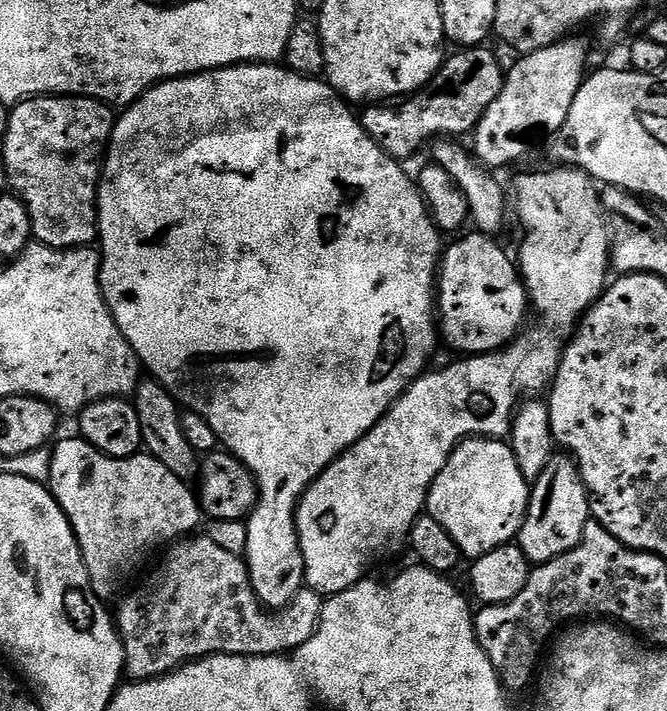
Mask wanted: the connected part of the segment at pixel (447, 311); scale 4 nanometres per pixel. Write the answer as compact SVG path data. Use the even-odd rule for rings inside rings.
M479 230L473 231L473 236L464 236L461 240L456 240L452 245L445 247L442 252L442 259L438 269L438 332L444 340L453 348L456 354L467 354L468 356L483 356L485 352L499 352L501 348L512 343L518 333L525 327L524 315L530 312L530 293L524 286L524 281L520 274L517 261L508 257L508 252L491 235Z

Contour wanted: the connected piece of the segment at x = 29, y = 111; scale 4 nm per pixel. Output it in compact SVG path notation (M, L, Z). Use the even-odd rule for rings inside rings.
M34 96L25 98L15 105L8 113L8 129L2 137L4 153L2 159L6 164L9 189L20 197L26 206L32 223L32 235L39 243L51 248L87 248L95 245L98 240L98 221L96 219L96 193L100 186L102 165L106 159L106 149L112 138L112 129L115 128L117 117L112 116L113 109L103 100L91 100L89 96Z

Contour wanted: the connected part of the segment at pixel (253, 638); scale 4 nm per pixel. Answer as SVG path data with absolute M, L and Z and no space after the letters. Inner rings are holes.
M192 534L187 538L175 541L165 551L169 552L165 554L164 561L149 574L148 581L141 588L134 589L117 608L114 608L116 627L120 630L120 640L124 644L124 667L127 675L133 681L154 680L157 676L166 676L169 672L174 672L176 669L182 668L194 660L202 659L203 656L279 656L281 654L290 654L298 646L310 642L310 638L316 633L316 627L320 621L320 611L324 608L324 600L319 592L314 592L311 588L305 586L300 589L300 593L284 608L269 610L256 597L256 591L250 582L247 563L239 555L222 549L208 534L200 535Z

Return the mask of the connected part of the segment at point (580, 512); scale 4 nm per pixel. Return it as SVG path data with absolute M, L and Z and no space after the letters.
M553 454L528 493L528 512L518 537L521 550L533 565L550 562L578 546L588 523L588 491L580 477L580 468L570 455Z

